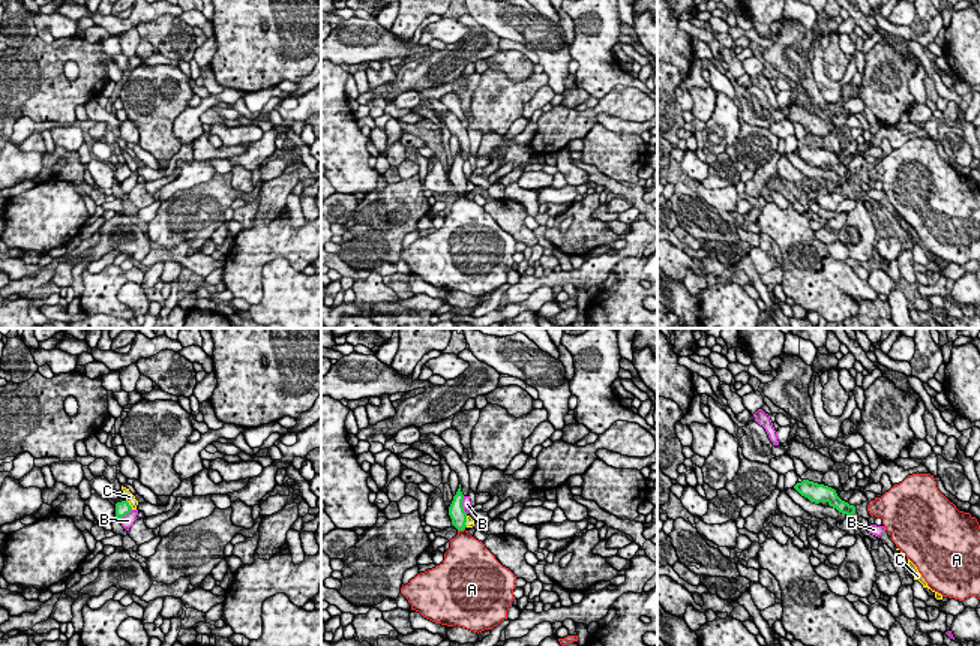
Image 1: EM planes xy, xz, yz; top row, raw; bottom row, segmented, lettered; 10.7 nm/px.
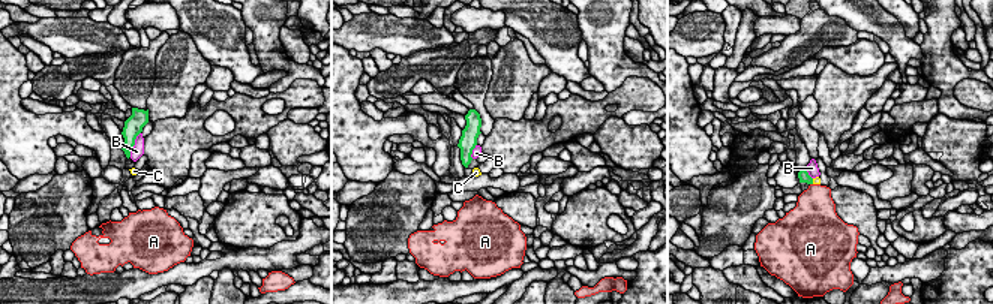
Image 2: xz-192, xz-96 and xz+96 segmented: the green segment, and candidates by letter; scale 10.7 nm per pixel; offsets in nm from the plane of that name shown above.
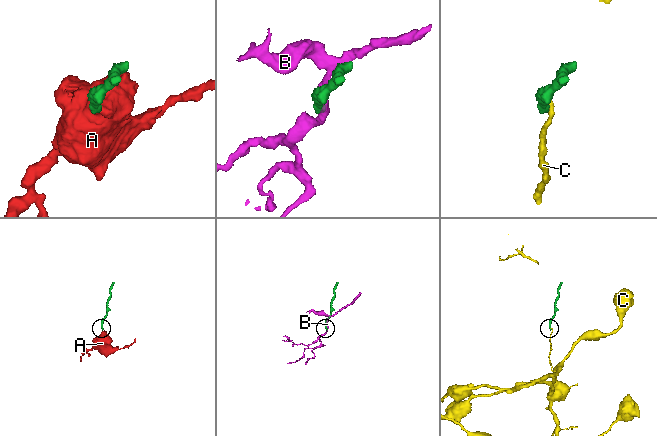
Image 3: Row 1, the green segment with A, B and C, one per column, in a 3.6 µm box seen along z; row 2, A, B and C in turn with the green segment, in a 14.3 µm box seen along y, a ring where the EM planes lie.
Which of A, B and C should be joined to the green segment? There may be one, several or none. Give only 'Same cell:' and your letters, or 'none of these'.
Same cell: A

